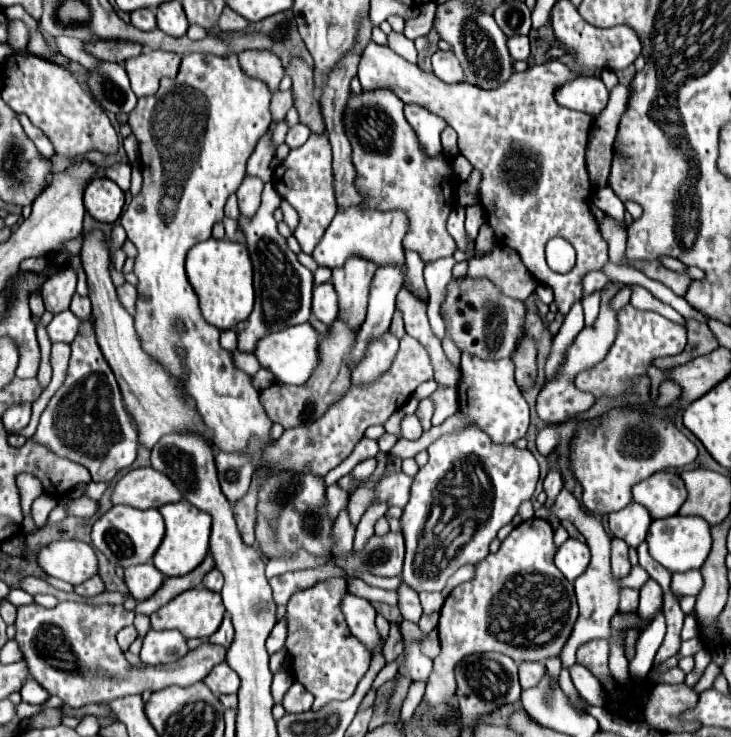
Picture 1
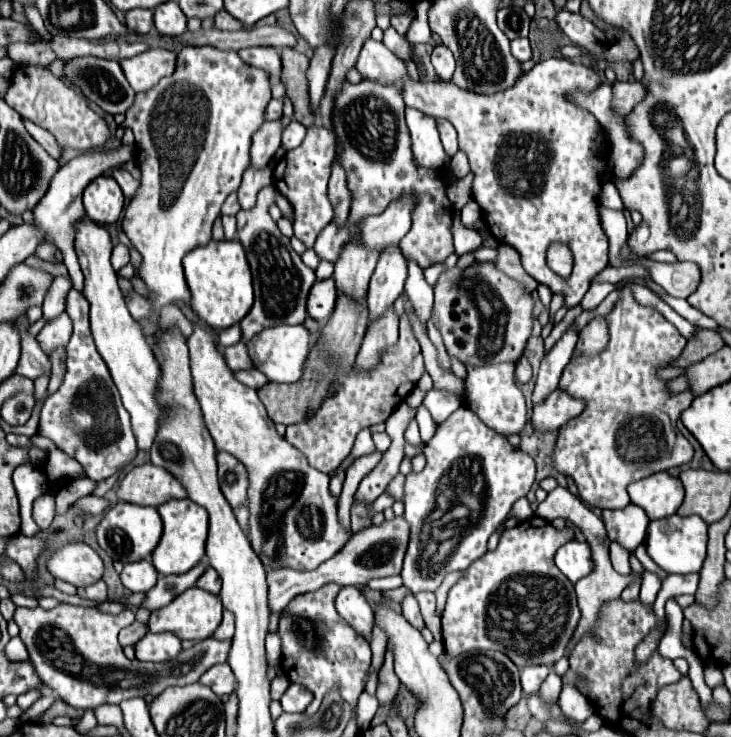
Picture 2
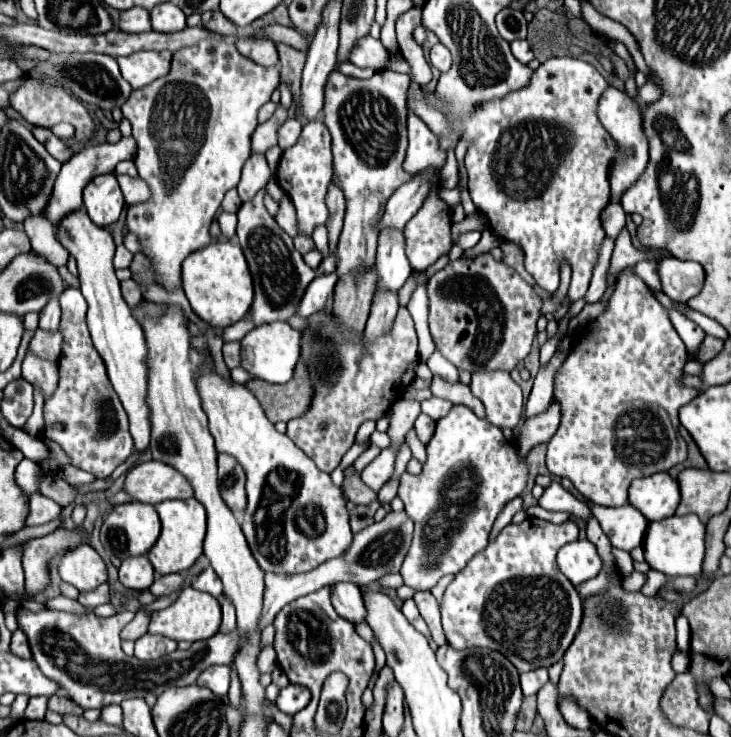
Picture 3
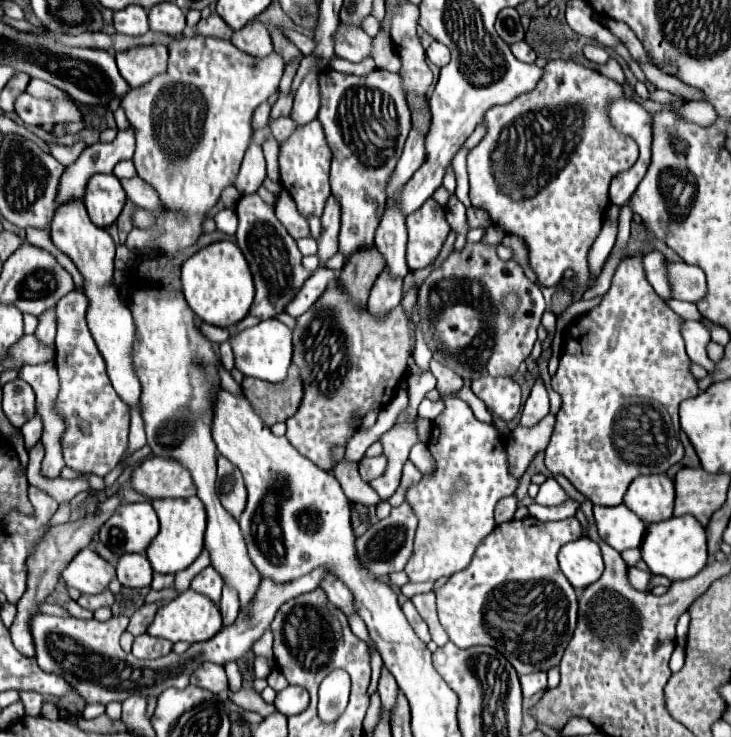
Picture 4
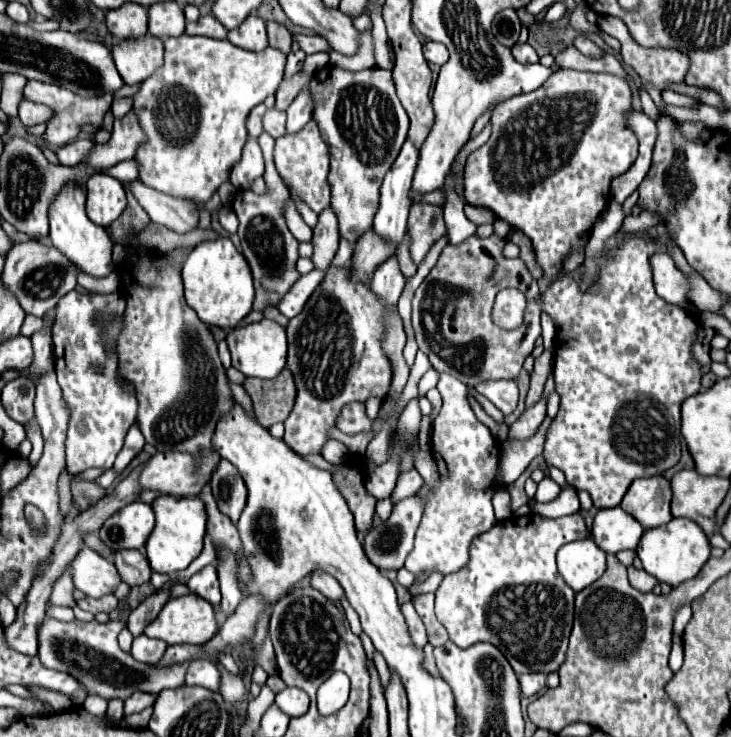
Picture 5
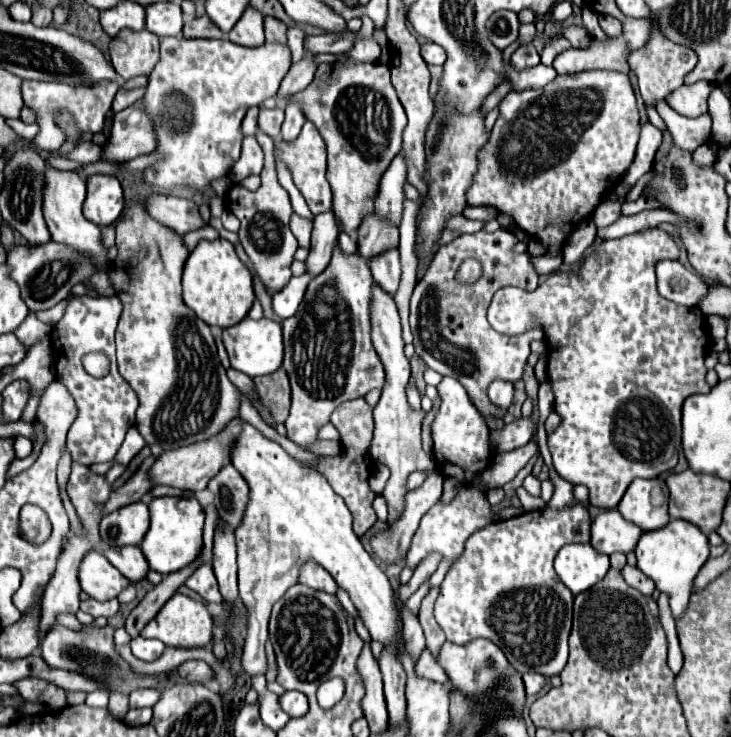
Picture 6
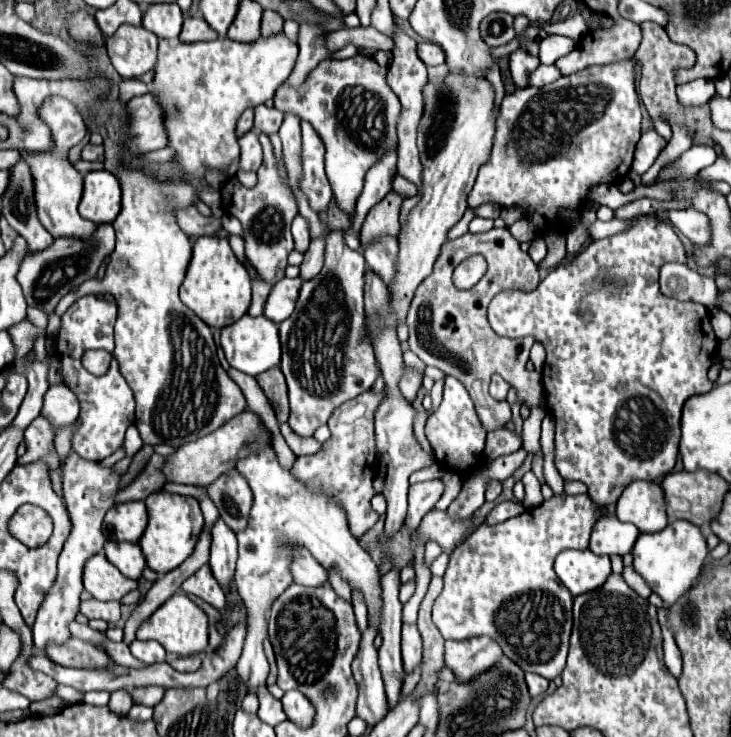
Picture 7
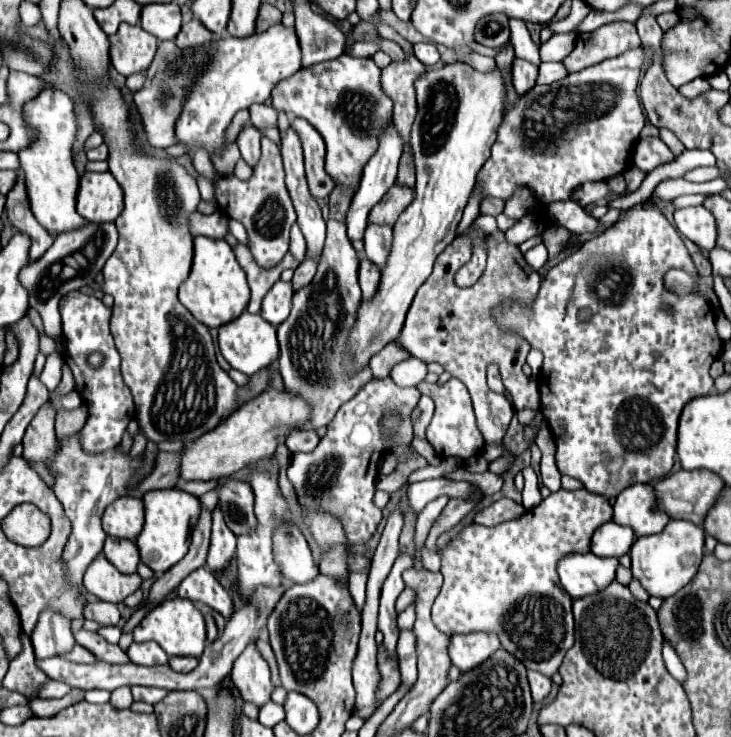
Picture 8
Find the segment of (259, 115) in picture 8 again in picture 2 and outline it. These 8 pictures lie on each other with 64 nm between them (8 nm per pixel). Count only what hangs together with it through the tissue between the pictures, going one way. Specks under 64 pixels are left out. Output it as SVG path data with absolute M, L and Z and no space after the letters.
M292 120L286 130L282 132L282 146L286 150L292 150L296 146L300 146L300 142L304 142L304 134L306 134L306 126L302 126L300 122Z

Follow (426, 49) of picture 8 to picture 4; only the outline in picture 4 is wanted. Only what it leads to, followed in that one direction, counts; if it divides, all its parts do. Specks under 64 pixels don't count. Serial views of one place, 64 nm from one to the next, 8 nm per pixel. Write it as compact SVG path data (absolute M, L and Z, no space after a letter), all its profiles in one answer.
M432 42L430 48L426 50L426 56L438 68L442 68L442 66L446 66L450 62L450 50L444 44L440 44L440 42Z

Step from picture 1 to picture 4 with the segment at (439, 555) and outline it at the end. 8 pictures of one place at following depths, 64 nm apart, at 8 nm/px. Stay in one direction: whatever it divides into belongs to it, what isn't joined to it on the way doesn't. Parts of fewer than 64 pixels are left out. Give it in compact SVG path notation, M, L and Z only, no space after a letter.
M446 398L446 408L440 418L434 420L434 432L428 442L428 450L436 460L436 466L430 474L424 474L420 482L406 490L406 502L412 506L412 512L418 518L416 540L412 556L404 568L410 582L436 582L442 576L452 576L458 570L464 570L474 550L484 542L484 538L494 530L494 508L500 498L514 496L520 480L510 474L506 446L492 424L476 420L470 406L458 398Z

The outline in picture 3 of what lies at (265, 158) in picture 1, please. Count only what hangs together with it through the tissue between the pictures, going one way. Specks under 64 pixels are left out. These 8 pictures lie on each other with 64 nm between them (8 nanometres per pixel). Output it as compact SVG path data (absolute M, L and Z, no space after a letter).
M278 106L276 114L268 122L258 124L258 128L252 134L252 152L254 154L264 156L268 152L268 148L278 146L278 128L280 128L280 122L286 122L286 118L288 118L288 112L282 106Z

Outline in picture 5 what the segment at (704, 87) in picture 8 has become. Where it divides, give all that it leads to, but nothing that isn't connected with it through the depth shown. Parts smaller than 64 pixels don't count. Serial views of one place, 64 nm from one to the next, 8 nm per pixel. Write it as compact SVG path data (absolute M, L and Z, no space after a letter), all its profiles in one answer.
M670 90L662 92L662 100L666 104L674 104L674 106L694 106L696 104L696 100L688 98L688 96L682 96L682 94L676 94L676 92L670 92Z

